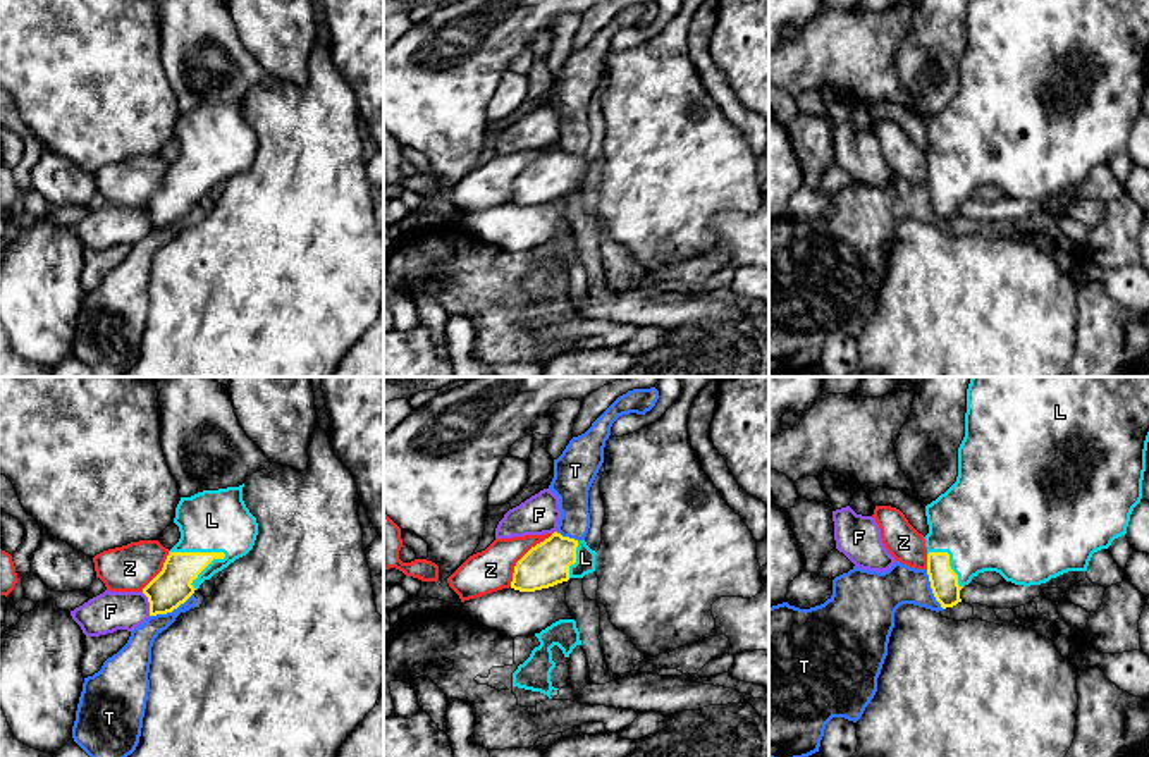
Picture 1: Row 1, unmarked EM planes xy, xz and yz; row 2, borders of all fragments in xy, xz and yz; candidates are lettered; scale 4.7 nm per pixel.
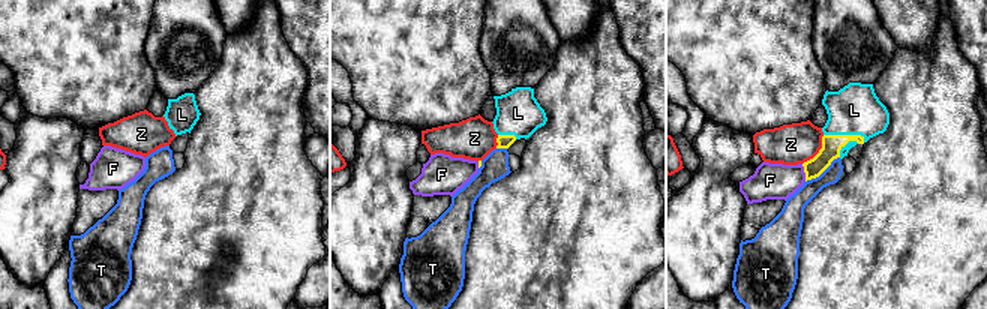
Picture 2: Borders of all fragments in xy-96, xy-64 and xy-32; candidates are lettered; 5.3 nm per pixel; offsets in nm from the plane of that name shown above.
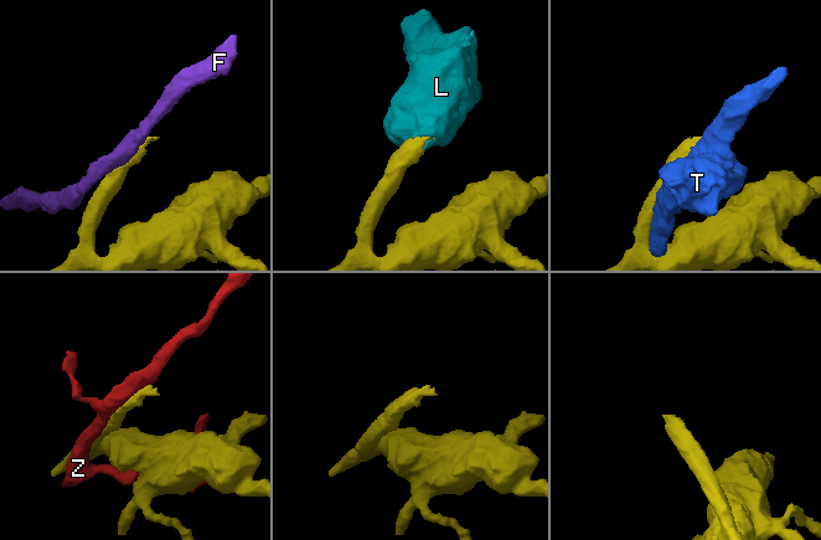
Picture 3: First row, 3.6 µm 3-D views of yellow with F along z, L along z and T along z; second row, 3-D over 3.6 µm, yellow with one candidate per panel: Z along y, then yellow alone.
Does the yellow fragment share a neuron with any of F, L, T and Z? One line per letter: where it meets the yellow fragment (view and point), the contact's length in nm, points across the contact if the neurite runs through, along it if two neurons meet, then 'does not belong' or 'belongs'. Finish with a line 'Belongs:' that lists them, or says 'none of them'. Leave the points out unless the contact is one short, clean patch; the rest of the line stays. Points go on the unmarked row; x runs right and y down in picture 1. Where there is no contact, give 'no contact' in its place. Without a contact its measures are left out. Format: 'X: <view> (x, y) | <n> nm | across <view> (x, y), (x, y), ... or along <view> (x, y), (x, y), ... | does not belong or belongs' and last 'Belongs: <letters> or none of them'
F: xy (150, 219) | 120 nm | does not belong
L: xy (198, 167) | 280 nm | across xy (171, 202), (198, 167), (212, 152), (212, 135) | belongs
T: xy (171, 226) | 220 nm | does not belong
Z: xz (523, 171) | 340 nm | does not belong
Belongs: L

